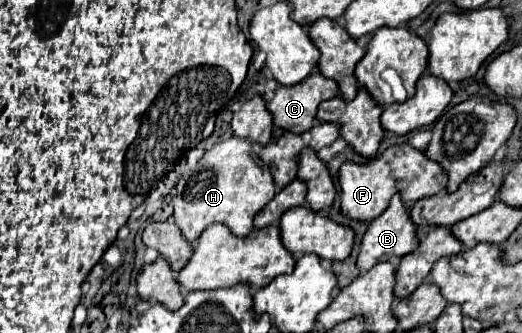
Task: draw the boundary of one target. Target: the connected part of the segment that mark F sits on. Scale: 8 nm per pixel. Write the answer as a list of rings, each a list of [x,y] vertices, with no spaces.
[[[409,144],[391,146],[381,156],[365,162],[365,164],[345,162],[339,168],[341,212],[343,212],[343,216],[347,216],[351,220],[371,222],[387,208],[387,204],[395,192],[401,194],[403,204],[411,206],[413,202],[417,202],[425,196],[435,196],[435,194],[443,192],[445,184],[447,184],[447,174],[443,172],[443,168],[437,162],[429,160],[421,150],[415,150]]]

